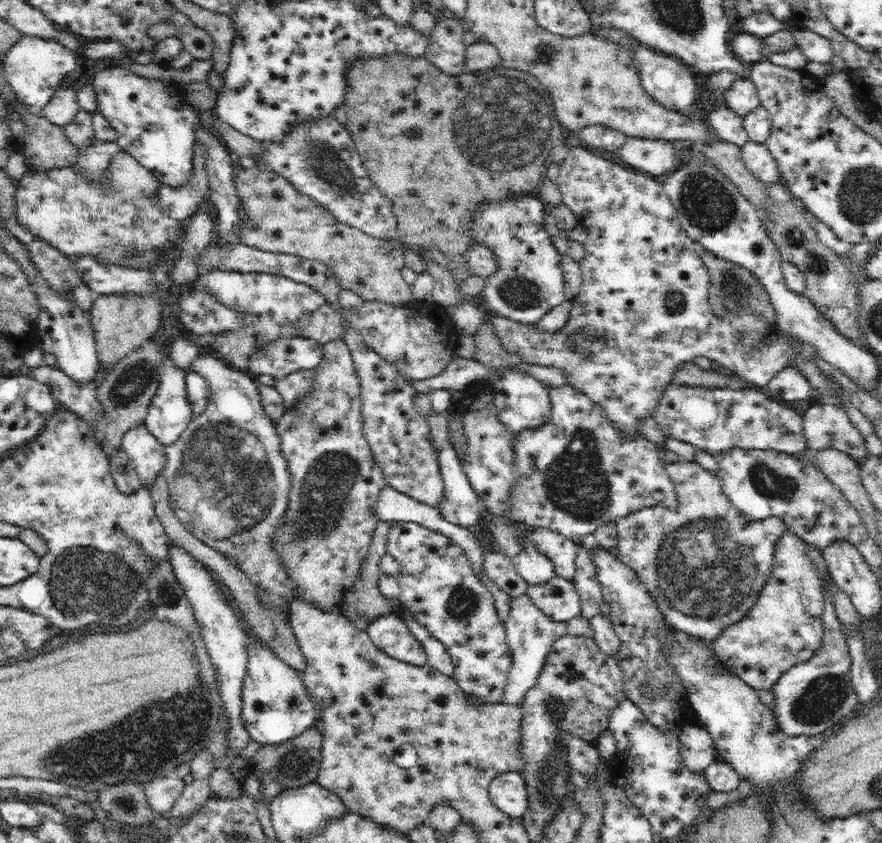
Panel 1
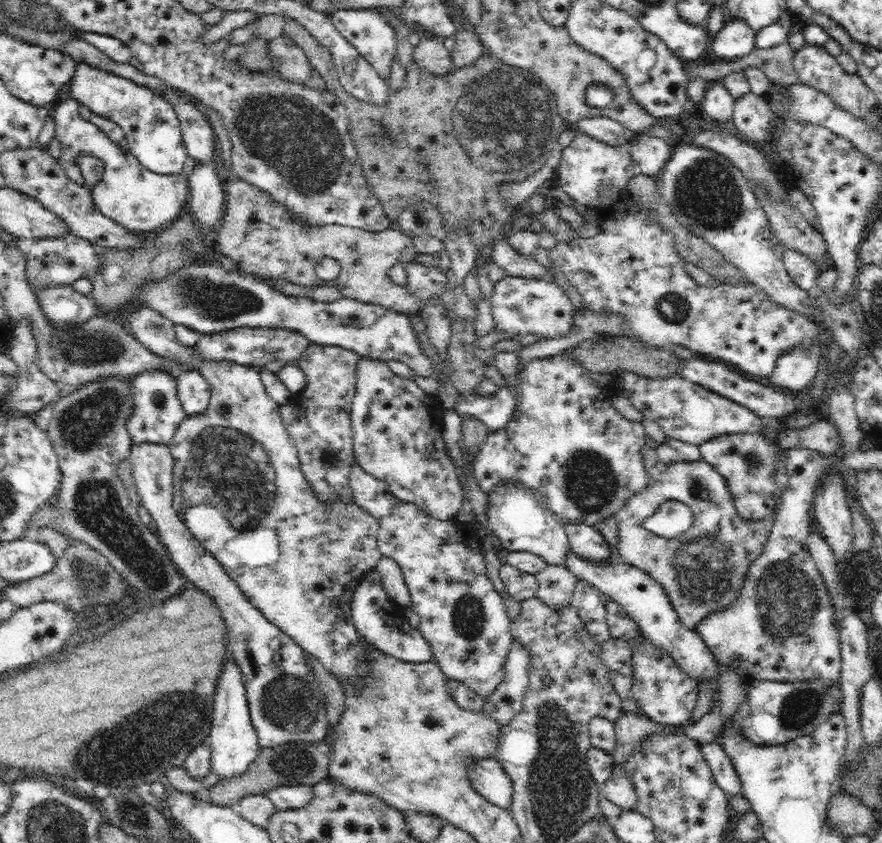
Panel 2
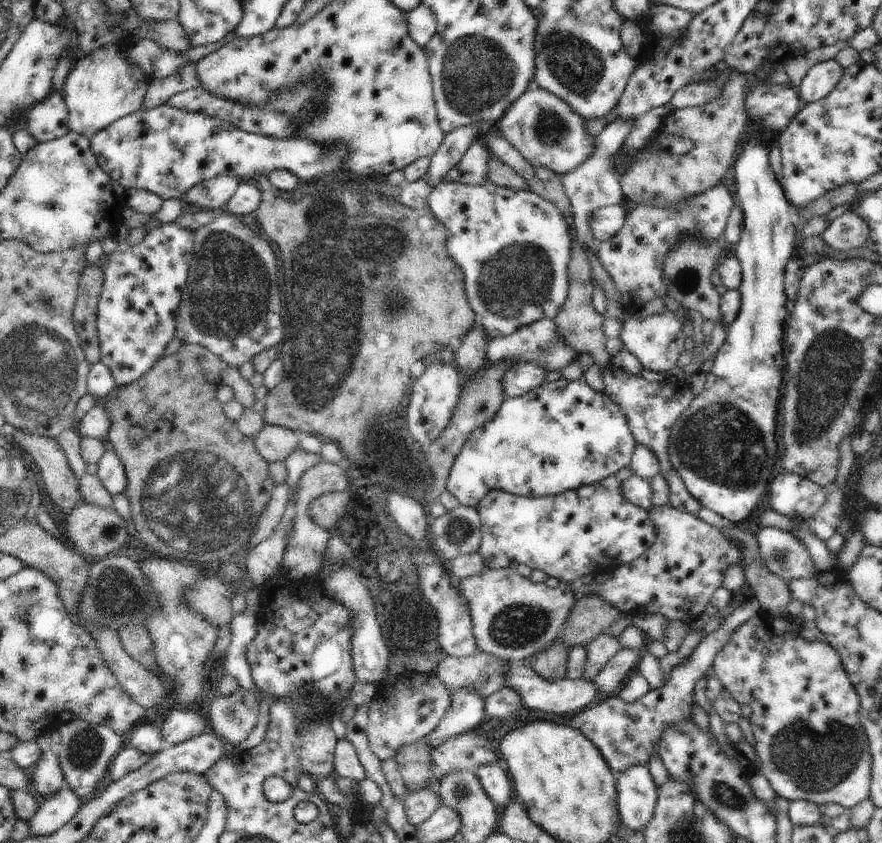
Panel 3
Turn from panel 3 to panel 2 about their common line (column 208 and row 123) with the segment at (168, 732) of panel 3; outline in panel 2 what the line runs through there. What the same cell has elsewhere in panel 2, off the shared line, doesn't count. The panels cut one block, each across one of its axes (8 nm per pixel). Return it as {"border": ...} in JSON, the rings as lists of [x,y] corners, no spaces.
{"border":[[[721,80],[711,82],[710,88],[706,89],[703,101],[699,108],[704,116],[723,125],[730,124],[733,117],[735,100],[728,92]]]}

